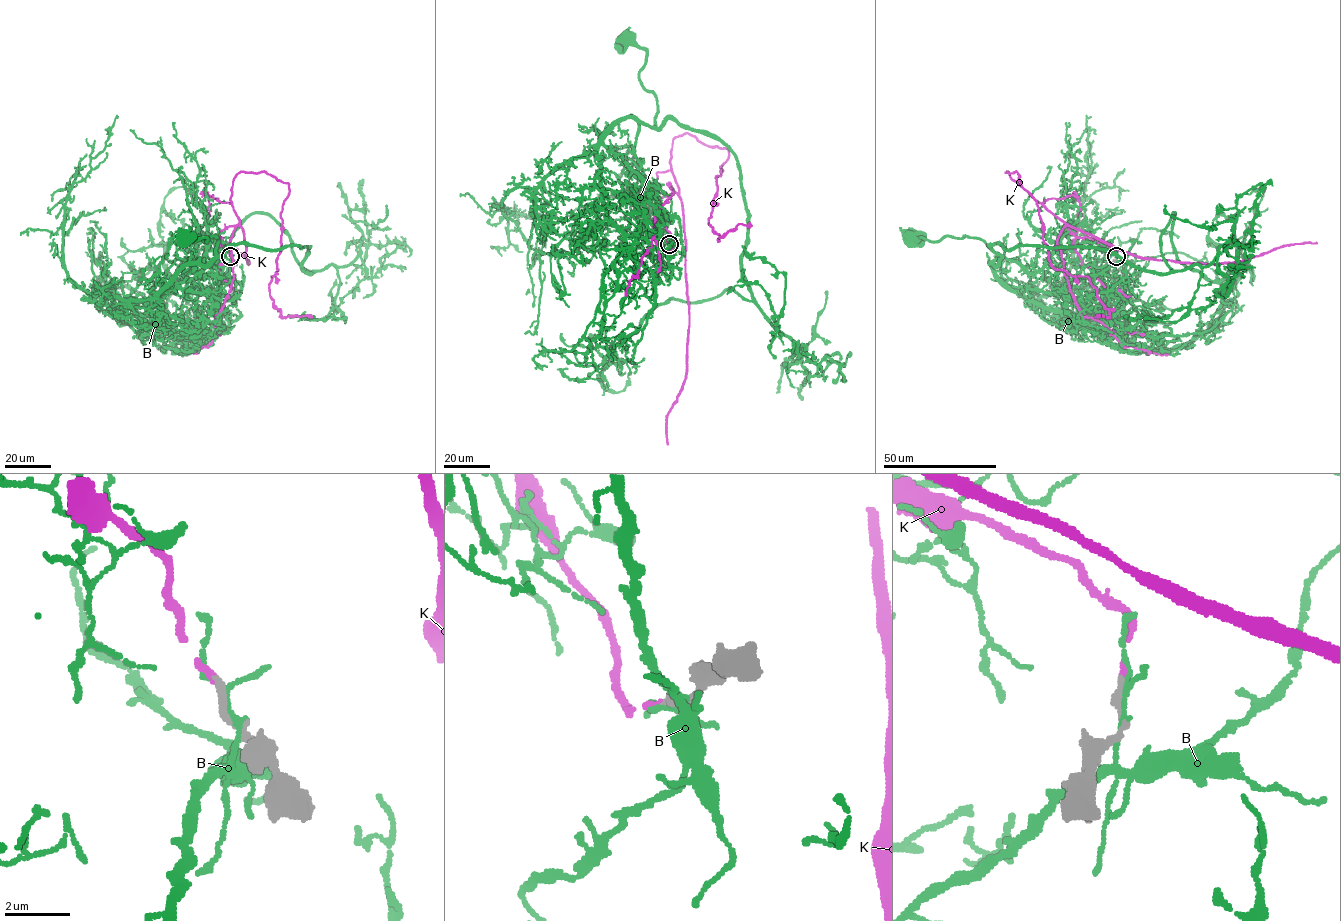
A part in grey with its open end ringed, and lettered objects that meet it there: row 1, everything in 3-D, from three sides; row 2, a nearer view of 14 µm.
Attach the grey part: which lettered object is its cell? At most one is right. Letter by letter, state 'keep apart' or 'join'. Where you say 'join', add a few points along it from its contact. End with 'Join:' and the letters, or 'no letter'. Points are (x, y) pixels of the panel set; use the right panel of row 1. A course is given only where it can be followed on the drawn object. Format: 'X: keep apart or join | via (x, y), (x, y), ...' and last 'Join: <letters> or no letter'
B: keep apart
K: join
Join: K

